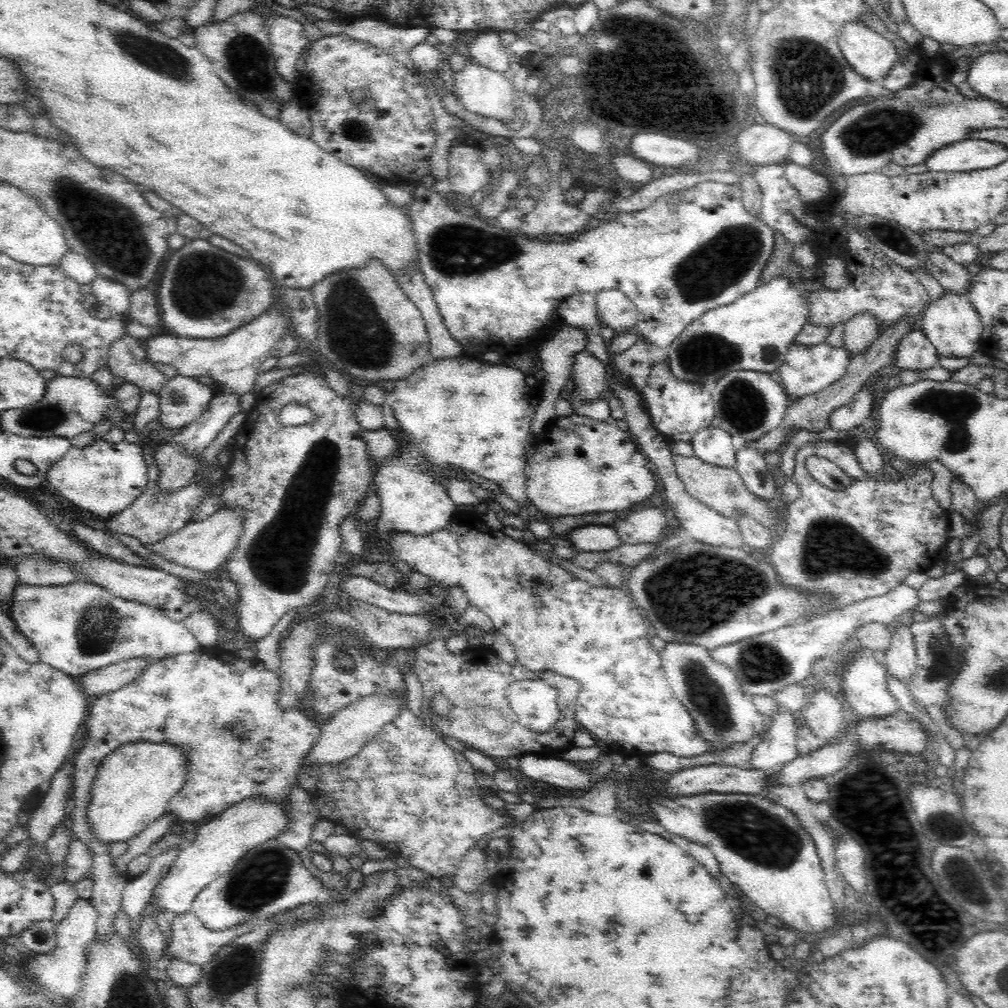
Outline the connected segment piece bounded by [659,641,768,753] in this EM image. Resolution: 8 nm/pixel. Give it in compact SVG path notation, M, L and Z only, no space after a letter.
M672 641L666 643L659 655L673 694L688 709L694 718L698 735L702 735L712 745L710 753L713 753L764 734L768 718L758 712L751 702L752 695L742 691L734 671L724 663L714 661L710 651L698 644Z

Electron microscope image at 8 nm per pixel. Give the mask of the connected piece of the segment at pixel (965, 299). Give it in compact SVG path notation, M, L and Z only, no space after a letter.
M947 292L940 300L931 301L920 315L917 327L922 330L939 356L945 358L969 358L979 351L983 325L979 313L970 303L968 294Z

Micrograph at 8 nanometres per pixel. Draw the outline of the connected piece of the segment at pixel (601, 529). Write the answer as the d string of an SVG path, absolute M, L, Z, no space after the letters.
M590 524L576 527L574 532L566 535L578 552L604 552L623 543L616 529L612 528L610 524Z

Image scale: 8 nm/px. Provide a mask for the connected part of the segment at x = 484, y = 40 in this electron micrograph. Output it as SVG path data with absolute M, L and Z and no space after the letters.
M481 33L466 45L466 55L474 62L503 73L512 68L515 59L502 45L499 33Z

